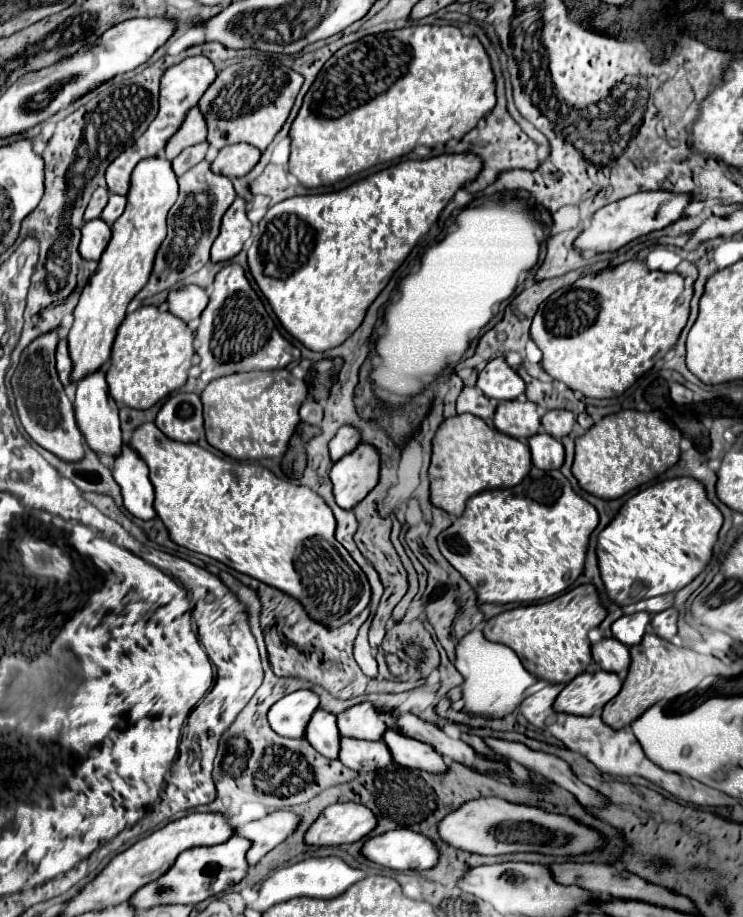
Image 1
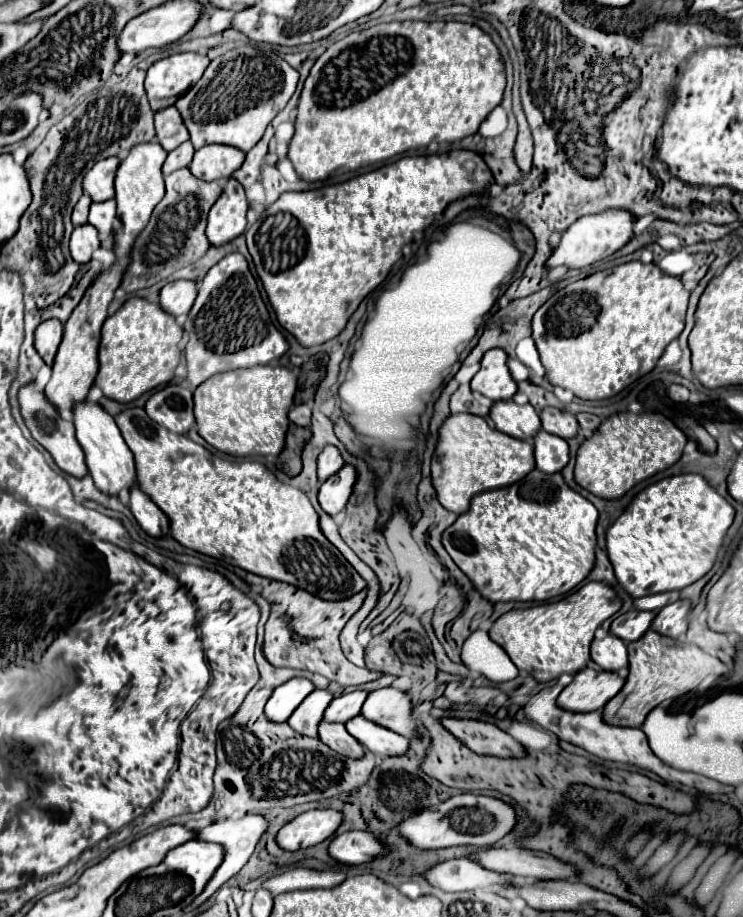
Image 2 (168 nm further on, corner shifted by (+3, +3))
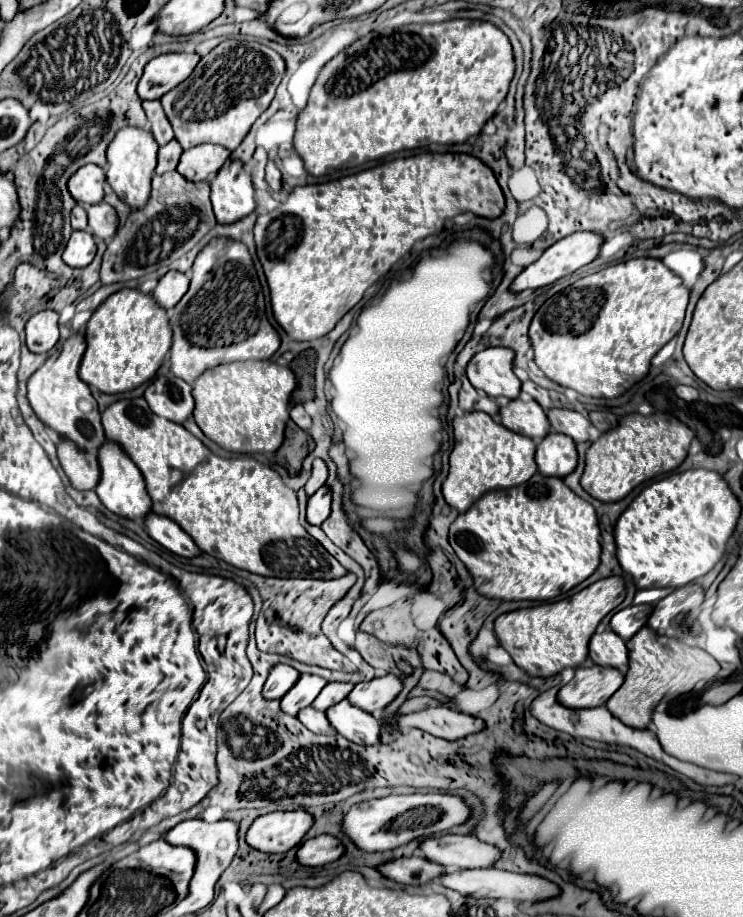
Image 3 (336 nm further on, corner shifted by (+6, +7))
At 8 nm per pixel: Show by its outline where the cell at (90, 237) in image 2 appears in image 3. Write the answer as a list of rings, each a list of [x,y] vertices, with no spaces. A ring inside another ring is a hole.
[[[75,230],[63,252],[63,260],[73,268],[83,268],[95,258],[95,238],[87,230]]]

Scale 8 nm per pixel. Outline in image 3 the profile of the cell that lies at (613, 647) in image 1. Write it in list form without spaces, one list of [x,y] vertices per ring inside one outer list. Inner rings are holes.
[[[607,630],[603,634],[593,634],[593,638],[589,642],[589,658],[597,666],[621,668],[621,666],[627,666],[627,646],[611,630]]]

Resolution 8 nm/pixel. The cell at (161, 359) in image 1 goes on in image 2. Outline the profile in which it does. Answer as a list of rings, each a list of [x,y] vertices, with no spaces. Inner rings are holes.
[[[144,298],[126,300],[116,314],[108,316],[102,326],[102,338],[98,346],[98,374],[94,384],[106,398],[116,402],[130,402],[148,390],[166,386],[174,378],[174,370],[180,362],[178,342],[182,328],[174,316],[166,314],[158,304]]]

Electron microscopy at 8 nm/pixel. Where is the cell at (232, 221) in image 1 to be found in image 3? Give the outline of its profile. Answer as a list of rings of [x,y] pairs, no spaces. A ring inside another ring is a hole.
[[[229,160],[219,170],[219,174],[215,176],[215,180],[211,182],[211,204],[213,204],[213,212],[215,212],[215,218],[217,218],[217,224],[233,224],[233,222],[245,218],[247,214],[251,214],[255,210],[251,176],[243,174],[241,162]]]

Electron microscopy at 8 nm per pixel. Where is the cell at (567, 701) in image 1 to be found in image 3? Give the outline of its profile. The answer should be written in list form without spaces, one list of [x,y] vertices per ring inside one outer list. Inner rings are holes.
[[[577,668],[575,678],[559,690],[557,700],[567,708],[603,706],[619,690],[623,680],[625,676],[617,668]]]

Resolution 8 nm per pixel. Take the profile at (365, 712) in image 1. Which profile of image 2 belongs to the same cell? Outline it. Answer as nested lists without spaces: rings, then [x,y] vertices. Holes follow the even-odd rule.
[[[354,690],[342,696],[336,696],[330,706],[324,712],[324,720],[326,722],[346,722],[350,718],[354,718],[356,714],[360,714],[360,708],[366,700],[368,692],[364,690]]]

